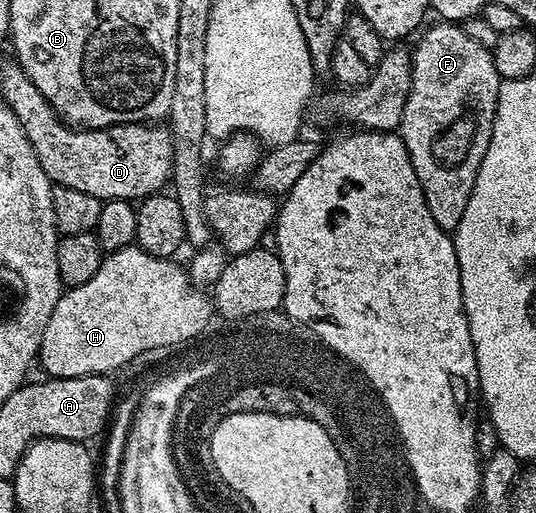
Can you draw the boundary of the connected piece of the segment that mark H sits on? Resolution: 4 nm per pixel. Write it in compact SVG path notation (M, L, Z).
M133 244L113 250L101 261L98 272L86 280L86 284L78 284L71 288L65 289L61 293L58 304L54 312L50 312L50 324L46 324L46 332L42 336L42 344L38 355L38 366L45 370L48 378L77 378L87 374L107 374L111 375L112 370L120 370L127 362L135 360L139 354L144 354L147 350L152 350L155 346L176 346L196 340L201 331L201 327L206 324L208 318L208 302L204 302L205 291L201 287L194 285L192 279L188 277L188 271L183 265L179 266L176 260L172 258L155 258L150 256L146 251L141 250L139 246Z

